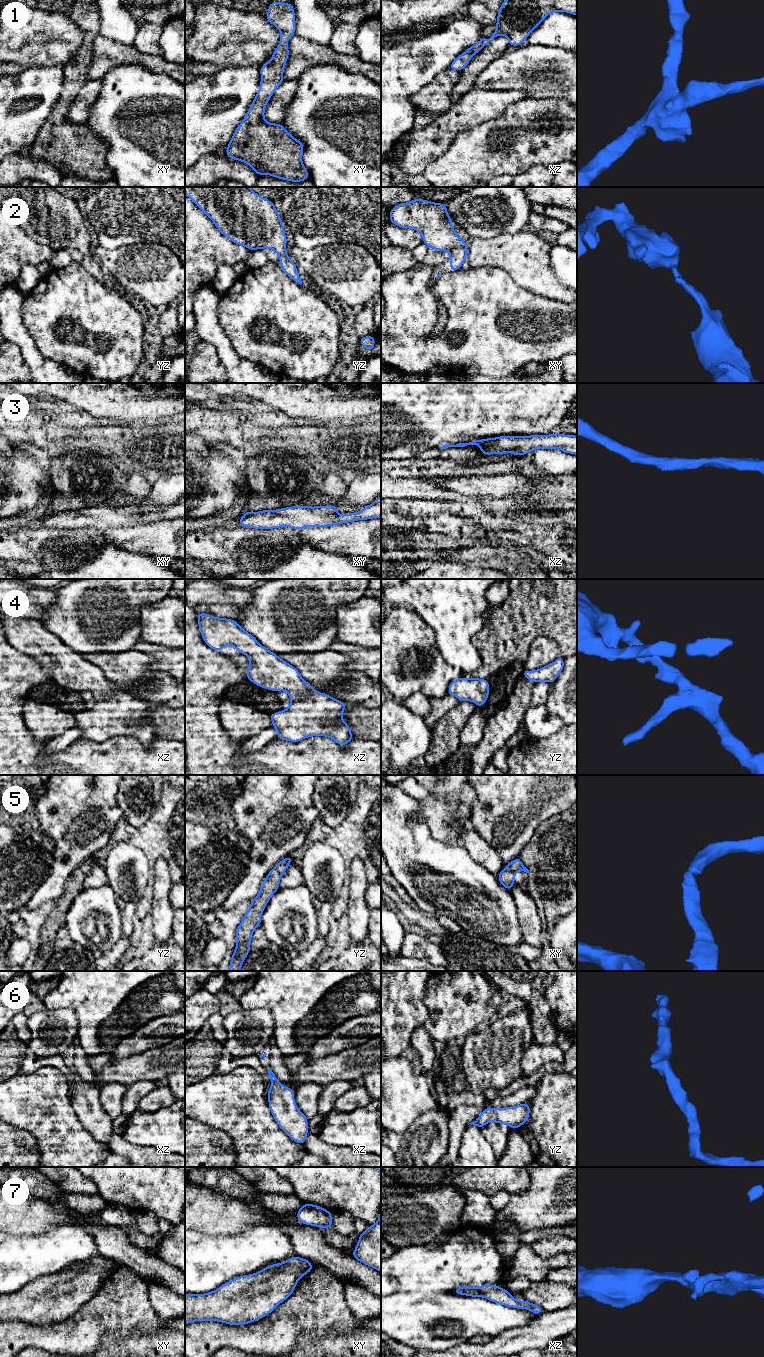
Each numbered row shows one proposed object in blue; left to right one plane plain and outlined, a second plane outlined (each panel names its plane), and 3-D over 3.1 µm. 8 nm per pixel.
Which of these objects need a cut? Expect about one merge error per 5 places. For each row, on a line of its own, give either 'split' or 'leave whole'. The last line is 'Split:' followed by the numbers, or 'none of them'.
1: leave whole
2: leave whole
3: leave whole
4: leave whole
5: leave whole
6: leave whole
7: leave whole
Split: none of them

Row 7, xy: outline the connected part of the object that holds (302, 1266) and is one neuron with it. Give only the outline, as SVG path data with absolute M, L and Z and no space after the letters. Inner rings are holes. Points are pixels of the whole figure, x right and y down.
M294 1256L285 1262L271 1264L256 1273L236 1277L212 1292L185 1294L185 1325L195 1321L217 1321L228 1325L258 1321L289 1298L299 1279L310 1273L314 1267L308 1259Z

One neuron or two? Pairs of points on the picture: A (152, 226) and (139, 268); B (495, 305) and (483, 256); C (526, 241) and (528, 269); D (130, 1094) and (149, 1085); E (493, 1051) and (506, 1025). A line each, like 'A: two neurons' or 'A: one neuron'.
A: two neurons
B: two neurons
C: one neuron
D: one neuron
E: one neuron

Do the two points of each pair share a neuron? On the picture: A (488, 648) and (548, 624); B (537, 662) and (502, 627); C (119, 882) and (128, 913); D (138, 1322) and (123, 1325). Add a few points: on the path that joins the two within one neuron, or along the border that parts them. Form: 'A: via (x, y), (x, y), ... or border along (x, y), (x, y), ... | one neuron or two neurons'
A: via (503, 637), (516, 624), (533, 624) | one neuron
B: border along (543, 635), (530, 644), (523, 662) | two neurons
C: via (127, 890), (127, 905) | one neuron
D: via (134, 1322), (127, 1322) | one neuron

